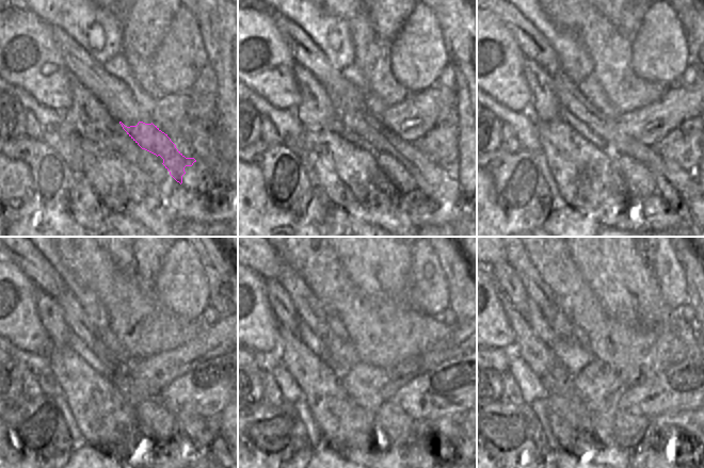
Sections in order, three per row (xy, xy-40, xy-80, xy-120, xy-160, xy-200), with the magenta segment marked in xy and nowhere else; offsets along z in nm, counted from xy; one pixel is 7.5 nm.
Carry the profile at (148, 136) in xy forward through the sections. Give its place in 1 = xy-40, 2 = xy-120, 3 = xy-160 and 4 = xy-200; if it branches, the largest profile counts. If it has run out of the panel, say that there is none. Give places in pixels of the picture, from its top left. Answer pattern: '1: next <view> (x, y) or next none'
1: next xy-40 (381, 140)
2: next xy-120 (74, 313)
3: next xy-160 (308, 308)
4: next xy-200 (538, 291)

